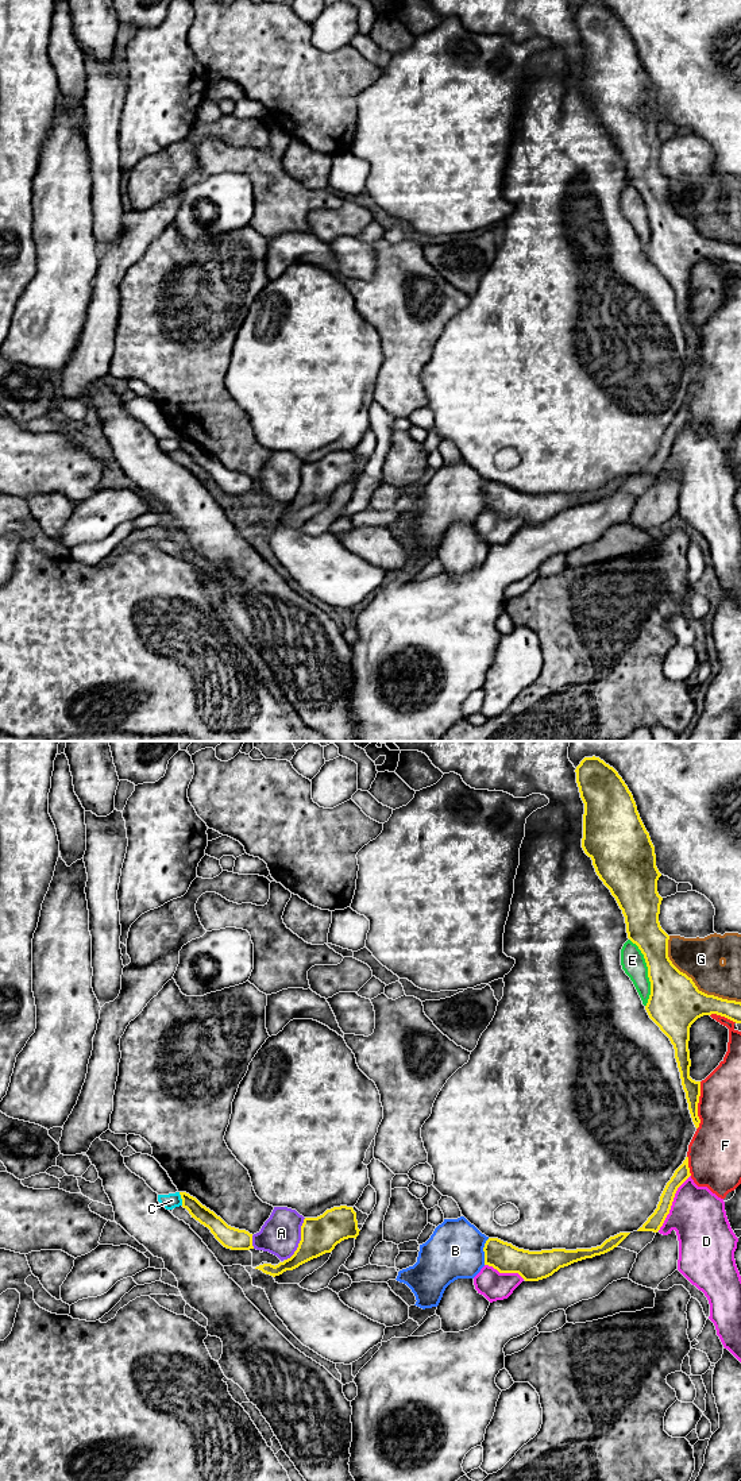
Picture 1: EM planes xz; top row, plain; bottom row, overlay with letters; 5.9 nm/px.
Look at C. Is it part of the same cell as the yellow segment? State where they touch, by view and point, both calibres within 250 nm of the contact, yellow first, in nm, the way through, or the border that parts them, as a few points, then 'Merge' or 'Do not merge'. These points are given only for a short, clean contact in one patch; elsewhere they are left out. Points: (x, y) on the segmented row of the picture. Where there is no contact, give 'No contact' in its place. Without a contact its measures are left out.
Touches yellow at xz (181, 1198). Thickness 100 nm (yellow) against 90 nm. Boundary: xz (178, 1192), (182, 1204). Do not merge

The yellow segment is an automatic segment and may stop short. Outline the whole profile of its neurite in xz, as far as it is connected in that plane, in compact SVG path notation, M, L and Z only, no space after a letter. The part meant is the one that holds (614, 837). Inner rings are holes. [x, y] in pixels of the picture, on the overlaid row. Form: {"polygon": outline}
{"polygon": "M595 756L584 757L575 772L580 798L584 803L582 848L593 860L597 875L622 910L628 938L644 954L651 981L651 995L645 1010L674 1045L688 1110L698 1129L701 1123L698 1116L701 1081L690 1077L690 1027L698 1018L711 1014L741 1023L741 1002L699 991L692 979L680 972L669 960L669 936L659 922L663 898L657 892L657 880L661 873L656 867L655 846L640 818L633 795L622 778L613 767Z"}

